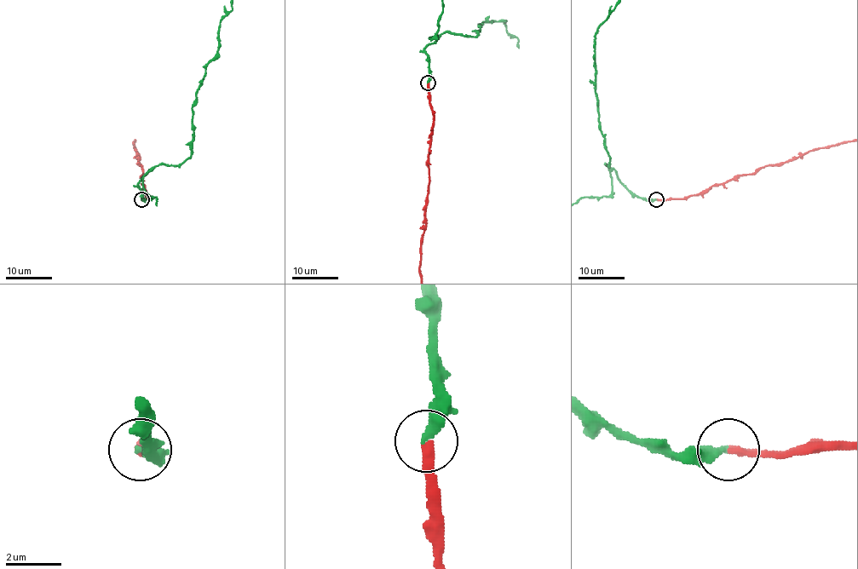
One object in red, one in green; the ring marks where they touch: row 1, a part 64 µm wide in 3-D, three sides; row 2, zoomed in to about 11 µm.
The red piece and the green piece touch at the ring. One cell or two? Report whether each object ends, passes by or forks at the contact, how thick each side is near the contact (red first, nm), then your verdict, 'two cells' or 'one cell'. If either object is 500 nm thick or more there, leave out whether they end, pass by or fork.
red ends there; green ends there; 300 nm thick on the red side, 300 nm on the other; one cell

